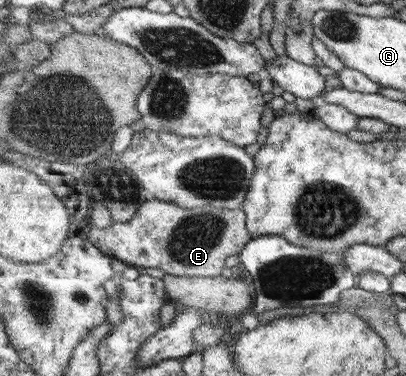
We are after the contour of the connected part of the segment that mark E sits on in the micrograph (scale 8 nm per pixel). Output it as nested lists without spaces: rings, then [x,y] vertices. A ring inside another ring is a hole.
[[[153,199],[142,203],[128,222],[115,222],[110,228],[92,225],[88,239],[100,250],[132,267],[158,268],[174,276],[218,278],[226,268],[228,256],[239,255],[253,238],[246,230],[246,214],[242,207],[184,208]]]

